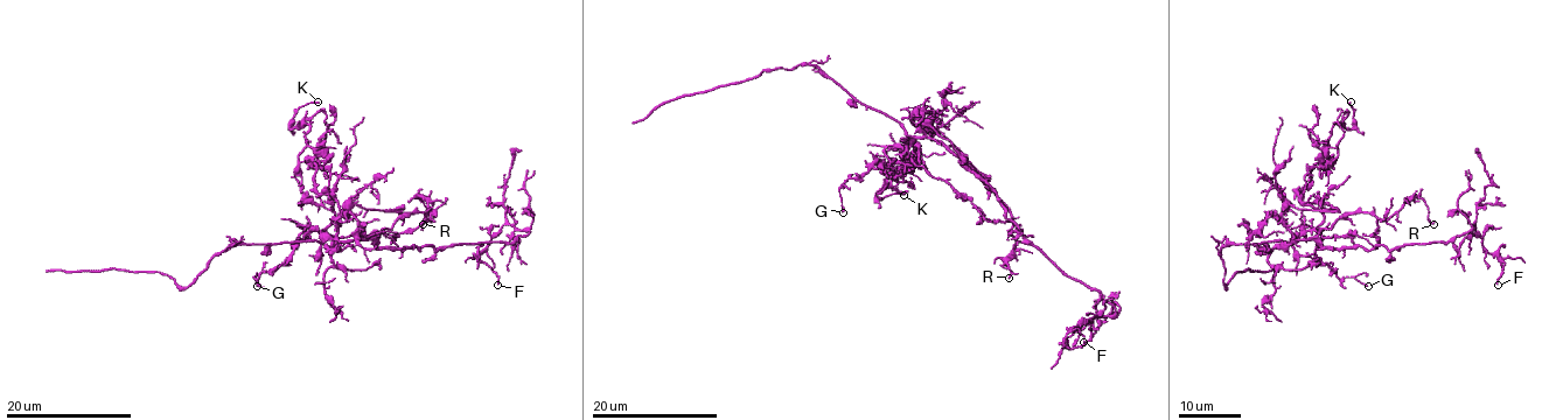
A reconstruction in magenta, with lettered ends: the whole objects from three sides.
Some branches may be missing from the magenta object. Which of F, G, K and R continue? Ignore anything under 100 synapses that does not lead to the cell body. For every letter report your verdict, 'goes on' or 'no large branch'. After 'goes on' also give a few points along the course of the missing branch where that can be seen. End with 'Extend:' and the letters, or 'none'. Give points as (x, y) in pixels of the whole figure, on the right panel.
F: no large branch
G: no large branch
K: no large branch
R: no large branch
Extend: none

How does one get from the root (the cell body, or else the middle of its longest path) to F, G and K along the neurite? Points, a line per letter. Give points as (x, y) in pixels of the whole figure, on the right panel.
F: (1300, 239), (1323, 247), (1393, 250), (1448, 243), (1474, 225), (1481, 245), (1504, 263), (1498, 285)
G: (1300, 239), (1295, 240), (1304, 225), (1311, 225), (1320, 236), (1316, 254), (1339, 278), (1355, 277), (1368, 286)
K: (1300, 239), (1295, 240), (1324, 219), (1319, 202), (1330, 184), (1323, 153), (1334, 124), (1352, 126), (1351, 102)

